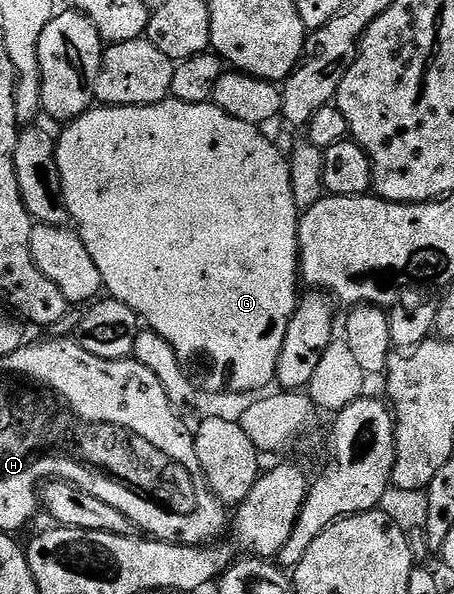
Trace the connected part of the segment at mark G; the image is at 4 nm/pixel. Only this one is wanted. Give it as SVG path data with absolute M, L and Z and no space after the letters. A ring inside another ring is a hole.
M167 98L160 104L123 104L121 106L91 106L86 112L81 112L65 125L66 128L56 140L54 153L58 159L58 169L60 170L60 182L62 183L62 197L66 203L66 209L70 211L70 220L73 227L77 229L78 236L88 246L88 254L92 254L92 262L96 262L96 270L100 270L105 291L113 299L124 302L138 315L143 321L148 323L149 331L160 334L176 350L176 354L188 354L189 352L206 352L209 356L214 356L218 360L218 365L226 368L230 376L234 379L234 385L230 387L231 392L252 394L256 388L262 388L265 384L273 385L276 380L276 364L280 362L280 350L284 350L284 334L288 334L288 322L292 322L292 314L296 310L300 299L298 284L300 285L300 265L298 262L298 218L300 209L296 206L296 198L292 194L292 178L290 177L290 161L268 137L265 136L263 129L256 124L249 124L241 121L240 118L231 117L222 108L204 104L185 104L173 98Z

